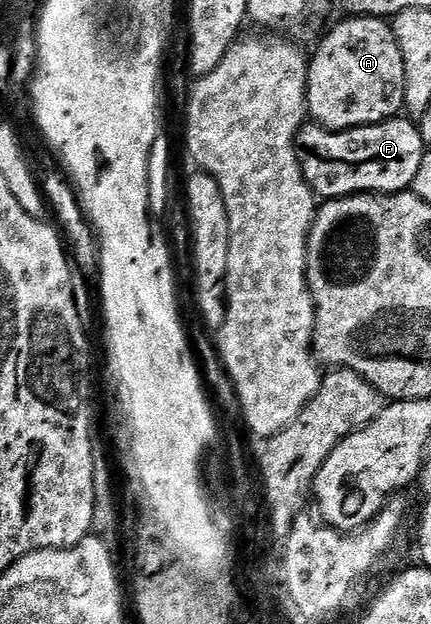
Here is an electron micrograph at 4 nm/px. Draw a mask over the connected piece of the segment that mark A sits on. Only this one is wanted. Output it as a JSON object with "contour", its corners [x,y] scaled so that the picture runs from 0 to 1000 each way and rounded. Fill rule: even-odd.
{"contour":[[[870,26],[805,27],[791,32],[794,35],[780,40],[749,61],[729,87],[722,85],[712,122],[712,178],[717,188],[731,197],[738,197],[749,202],[749,205],[773,212],[791,212],[796,208],[812,208],[835,202],[856,202],[861,199],[882,199],[884,196],[907,192],[935,178],[940,160],[940,103],[912,43],[893,30],[872,29]]]}

